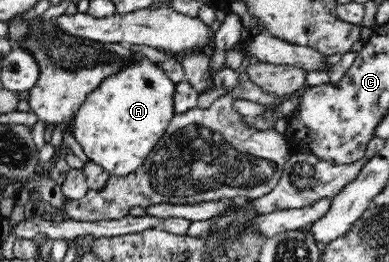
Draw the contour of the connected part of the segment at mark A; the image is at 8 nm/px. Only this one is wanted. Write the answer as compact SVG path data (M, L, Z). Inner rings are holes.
M131 50L131 64L125 64L119 72L107 76L95 90L89 92L83 104L74 116L74 129L72 135L79 142L88 160L92 160L102 166L110 175L125 176L132 173L143 160L149 156L149 152L165 135L166 129L174 116L174 94L176 84L167 76L167 73L146 56Z

